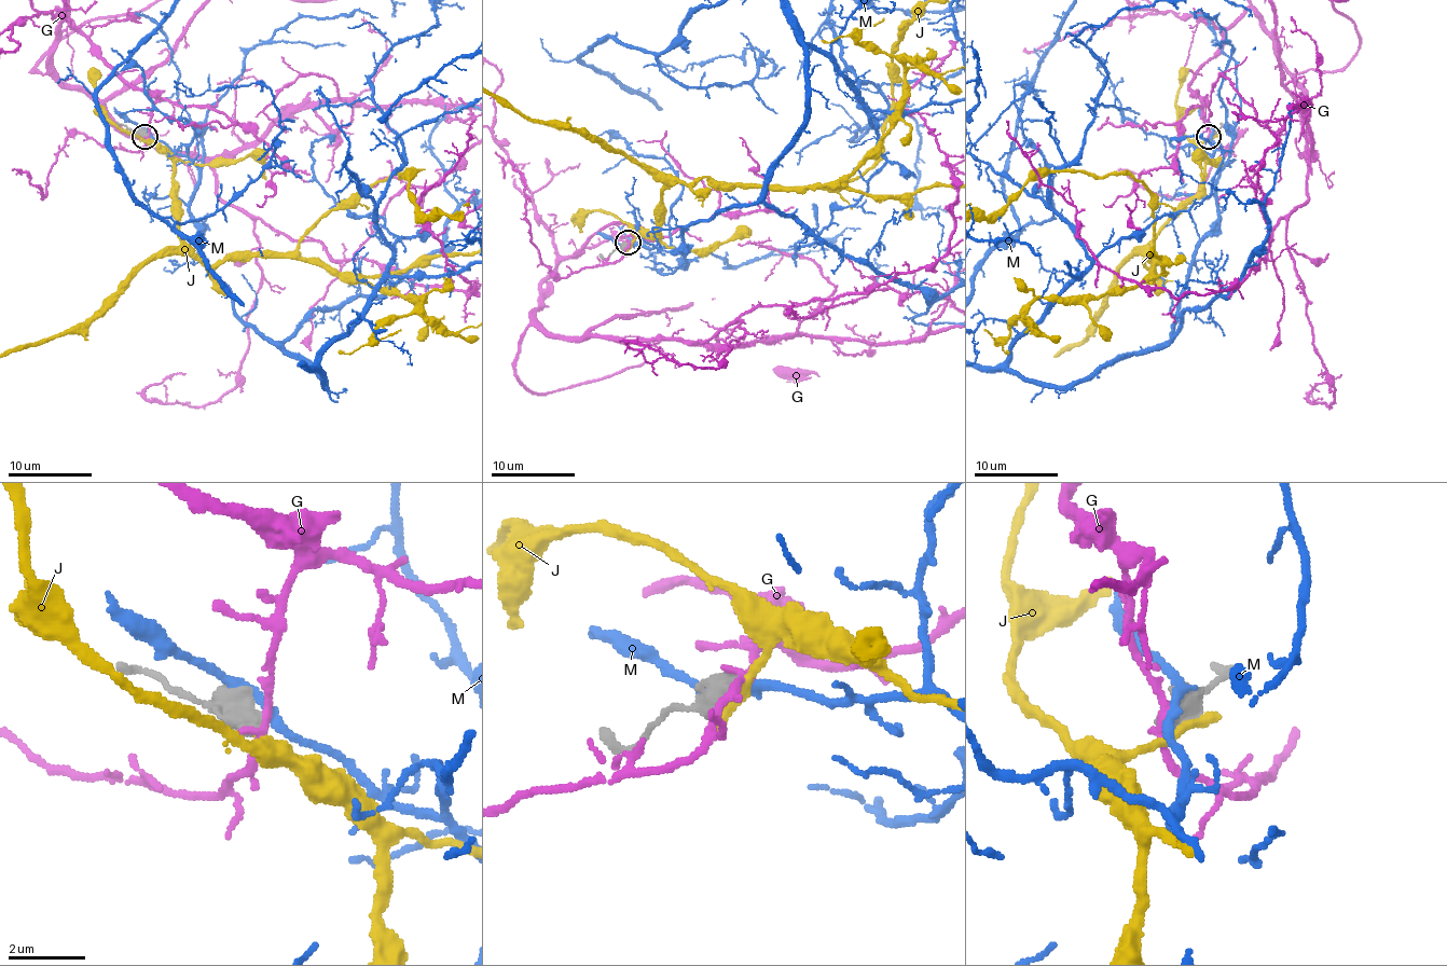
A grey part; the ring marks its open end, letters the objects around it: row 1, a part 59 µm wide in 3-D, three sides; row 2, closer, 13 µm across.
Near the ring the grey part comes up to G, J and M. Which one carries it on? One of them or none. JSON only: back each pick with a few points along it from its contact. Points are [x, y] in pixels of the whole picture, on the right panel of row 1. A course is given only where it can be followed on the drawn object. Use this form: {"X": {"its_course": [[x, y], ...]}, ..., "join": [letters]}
{"join": []}

